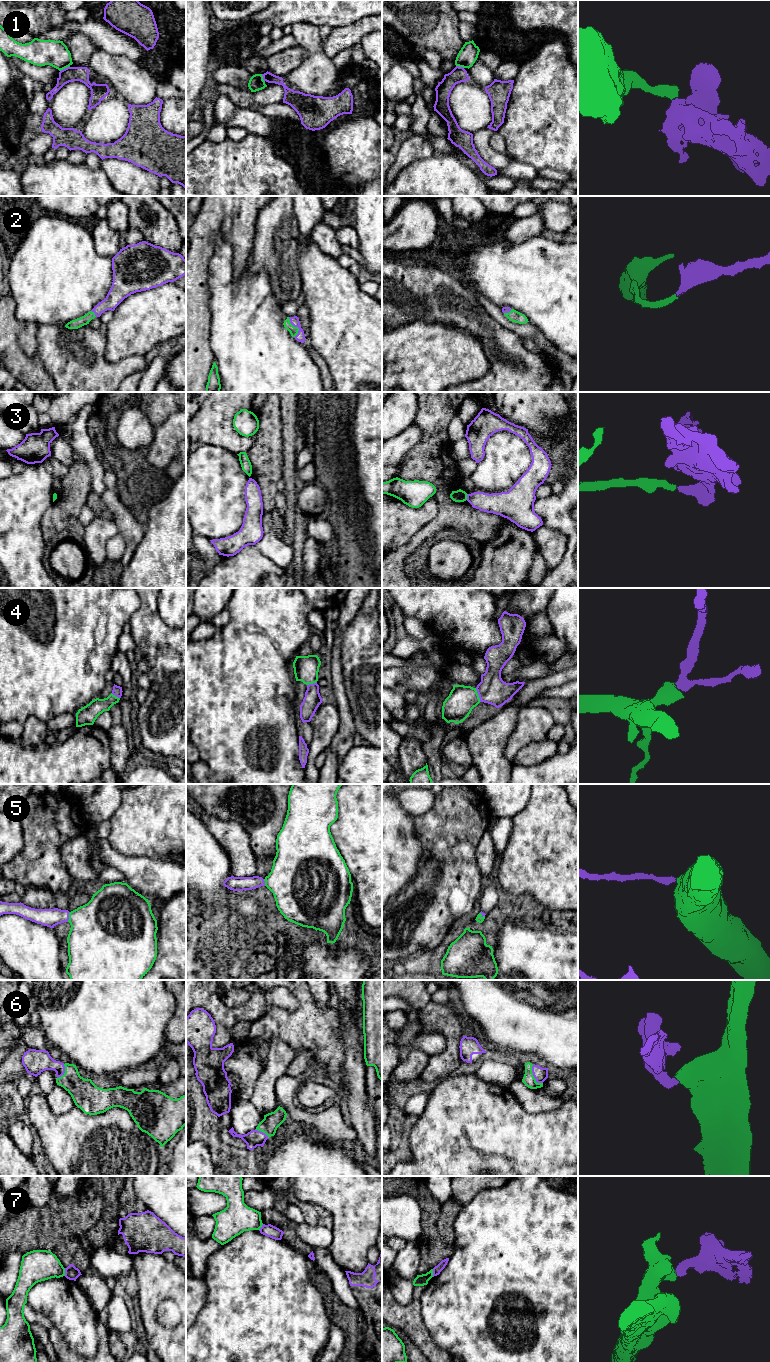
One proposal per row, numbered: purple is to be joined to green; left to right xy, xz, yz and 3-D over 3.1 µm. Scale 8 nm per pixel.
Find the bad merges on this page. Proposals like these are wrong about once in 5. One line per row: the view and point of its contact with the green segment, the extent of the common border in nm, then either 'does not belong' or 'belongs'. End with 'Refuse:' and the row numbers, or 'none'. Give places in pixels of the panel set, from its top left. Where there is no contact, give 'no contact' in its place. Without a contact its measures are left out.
1: xy (64, 68) | 90 nm | does not belong
2: xz (296, 327) | 180 nm | belongs
3: yz (466, 497) | 50 nm | does not belong
4: yz (478, 695) | 120 nm | belongs
5: xy (69, 917) | 80 nm | belongs
6: yz (533, 1076) | 180 nm | belongs
7: xy (64, 1272) | 60 nm | does not belong
Refuse: 1, 3, 7

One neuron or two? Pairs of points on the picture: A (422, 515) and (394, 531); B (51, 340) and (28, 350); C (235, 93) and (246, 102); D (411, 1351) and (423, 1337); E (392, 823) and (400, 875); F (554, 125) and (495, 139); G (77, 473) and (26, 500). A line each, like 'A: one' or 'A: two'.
A: one
B: two
C: one
D: two
E: one
F: two
G: two

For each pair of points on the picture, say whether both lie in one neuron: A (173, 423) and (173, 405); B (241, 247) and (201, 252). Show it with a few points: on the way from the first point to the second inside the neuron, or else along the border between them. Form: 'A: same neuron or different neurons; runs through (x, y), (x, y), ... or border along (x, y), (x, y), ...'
A: different neurons; border along (175, 411), (155, 428)
B: same neuron; runs through (241, 228), (230, 214), (223, 214), (204, 233)

